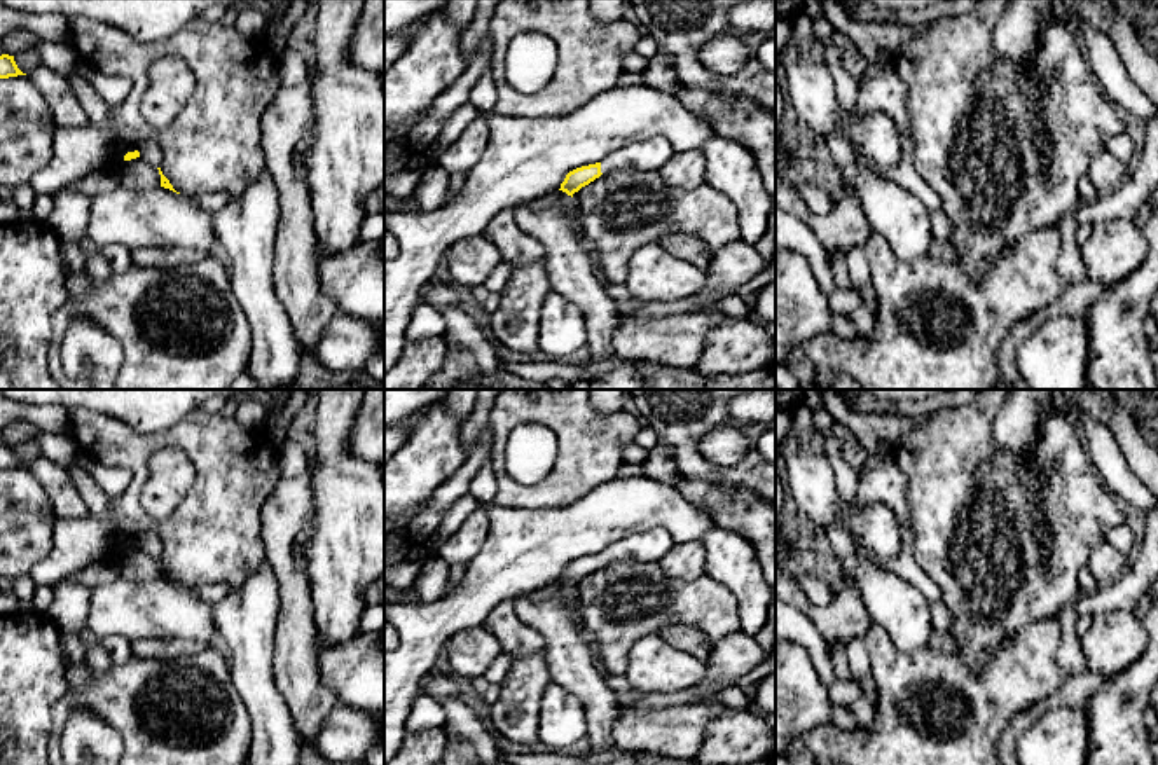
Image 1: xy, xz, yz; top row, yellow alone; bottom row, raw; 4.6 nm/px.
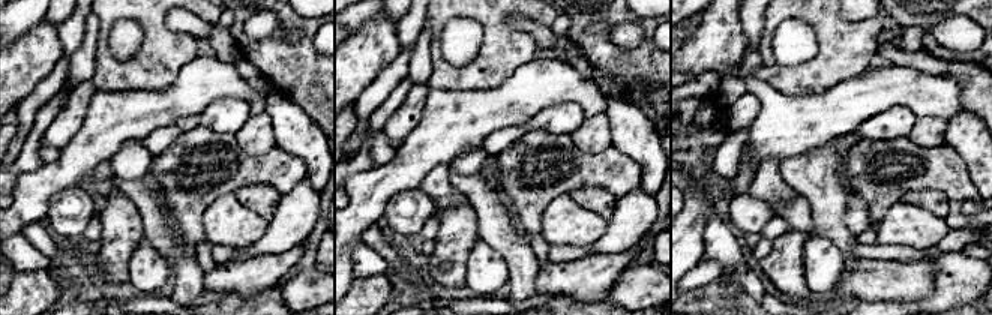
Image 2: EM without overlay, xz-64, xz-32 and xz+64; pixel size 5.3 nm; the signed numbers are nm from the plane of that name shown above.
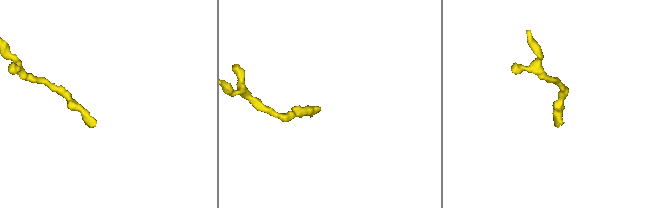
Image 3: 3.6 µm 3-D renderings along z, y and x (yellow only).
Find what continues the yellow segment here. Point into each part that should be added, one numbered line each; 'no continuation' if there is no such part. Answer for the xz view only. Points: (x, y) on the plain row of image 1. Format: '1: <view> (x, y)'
1: xz (650, 545)

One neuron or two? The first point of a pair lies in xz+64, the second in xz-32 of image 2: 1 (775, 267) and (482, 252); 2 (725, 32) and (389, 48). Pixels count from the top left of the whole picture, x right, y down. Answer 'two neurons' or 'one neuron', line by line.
1: two neurons
2: one neuron

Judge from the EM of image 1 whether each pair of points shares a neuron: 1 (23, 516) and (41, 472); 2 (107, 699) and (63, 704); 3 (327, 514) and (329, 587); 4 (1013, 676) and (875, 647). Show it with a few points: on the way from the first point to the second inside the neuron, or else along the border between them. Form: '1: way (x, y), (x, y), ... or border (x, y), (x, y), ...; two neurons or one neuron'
1: border (27, 467), (44, 489), (56, 516); two neurons
2: way (96, 699), (74, 699); one neuron
3: way (329, 531), (329, 570); one neuron
4: way (978, 683), (951, 683), (942, 675), (910, 675); one neuron

